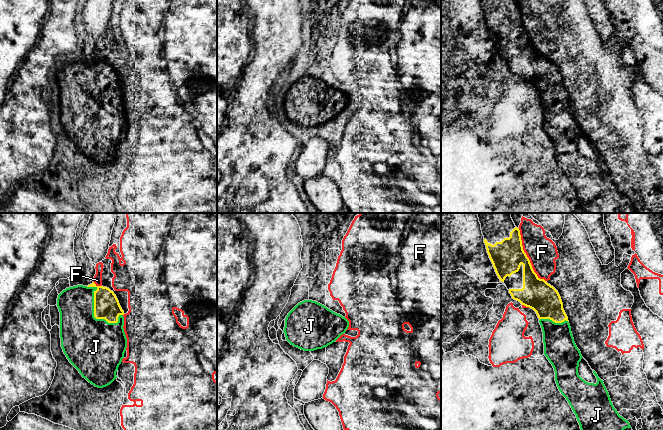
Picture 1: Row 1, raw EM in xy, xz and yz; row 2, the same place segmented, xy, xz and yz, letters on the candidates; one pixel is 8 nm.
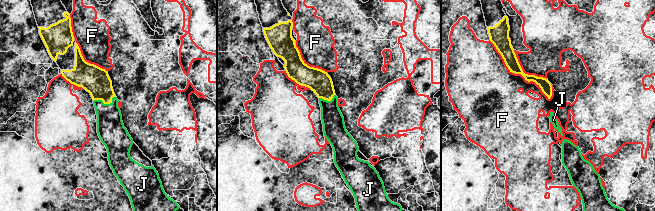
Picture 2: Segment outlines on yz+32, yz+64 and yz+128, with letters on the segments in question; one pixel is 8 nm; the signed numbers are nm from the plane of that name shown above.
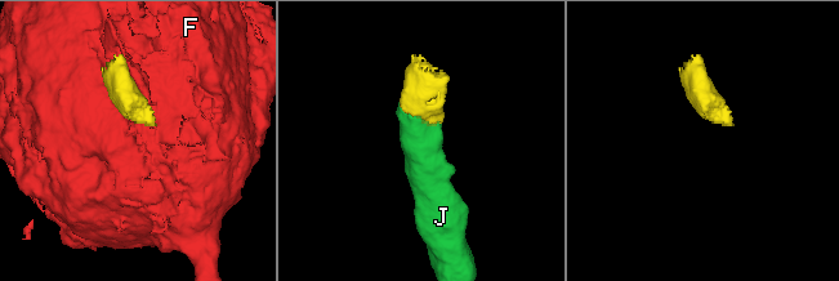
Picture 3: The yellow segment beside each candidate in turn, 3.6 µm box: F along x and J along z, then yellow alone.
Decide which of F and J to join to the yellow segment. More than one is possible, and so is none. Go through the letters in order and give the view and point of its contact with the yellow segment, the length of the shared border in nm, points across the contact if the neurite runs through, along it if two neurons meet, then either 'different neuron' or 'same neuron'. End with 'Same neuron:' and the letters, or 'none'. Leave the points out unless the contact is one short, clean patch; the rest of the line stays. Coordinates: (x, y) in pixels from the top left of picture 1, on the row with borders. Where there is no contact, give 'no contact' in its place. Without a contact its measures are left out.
F: contact yz (526, 256); length 480 nm; different neuron
J: contact xy (94, 308); length 380 nm; same neuron
Same neuron: J

